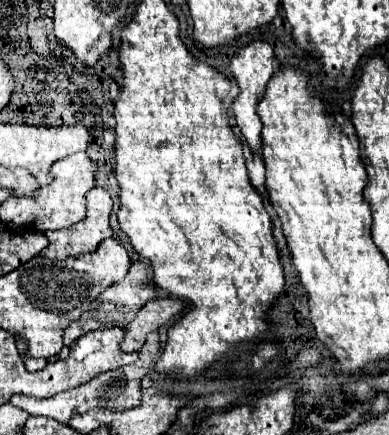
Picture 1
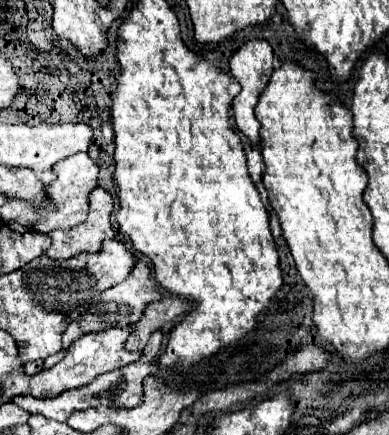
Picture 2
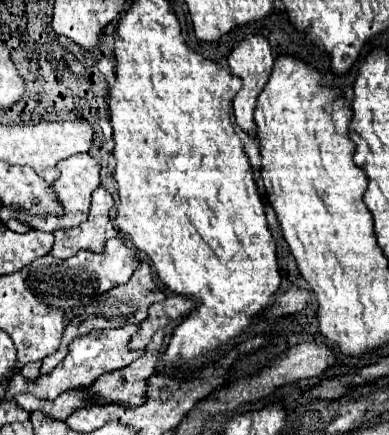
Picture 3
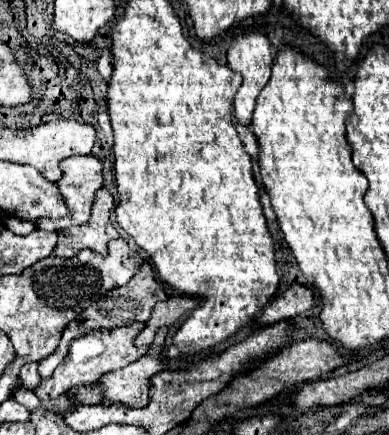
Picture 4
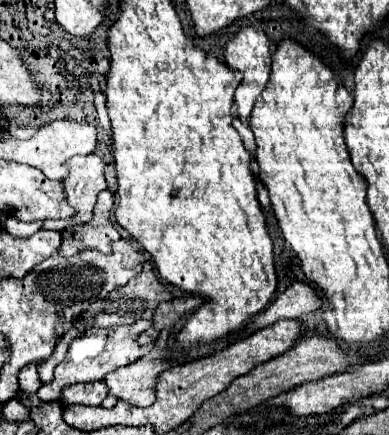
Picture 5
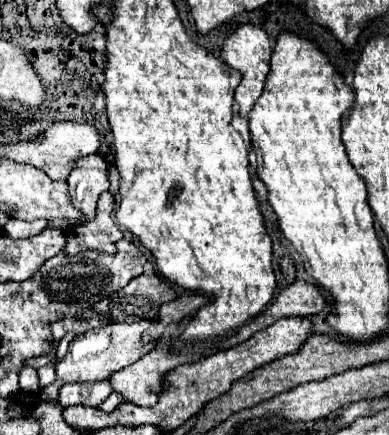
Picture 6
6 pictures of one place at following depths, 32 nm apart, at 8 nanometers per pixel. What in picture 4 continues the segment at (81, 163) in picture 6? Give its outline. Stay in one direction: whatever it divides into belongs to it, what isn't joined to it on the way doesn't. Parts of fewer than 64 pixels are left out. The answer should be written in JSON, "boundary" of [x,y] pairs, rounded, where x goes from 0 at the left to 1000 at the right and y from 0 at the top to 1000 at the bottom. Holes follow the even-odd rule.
{"boundary":[[[185,359],[159,377],[165,405],[149,418],[154,441],[180,478],[180,497],[154,506],[93,506],[98,524],[123,533],[170,529],[180,520],[216,515],[231,501],[231,483],[242,469],[242,451],[257,432],[267,432],[262,409],[262,368],[247,359]]]}

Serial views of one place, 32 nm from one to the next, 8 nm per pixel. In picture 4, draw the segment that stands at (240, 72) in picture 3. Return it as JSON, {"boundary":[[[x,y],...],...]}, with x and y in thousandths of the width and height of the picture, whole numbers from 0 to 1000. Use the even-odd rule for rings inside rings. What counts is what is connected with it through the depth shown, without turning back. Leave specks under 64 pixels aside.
{"boundary":[[[627,74],[617,78],[586,110],[581,120],[581,138],[586,138],[586,152],[607,166],[622,170],[622,198],[612,202],[607,221],[602,221],[602,248],[607,248],[607,271],[617,285],[643,285],[648,276],[648,253],[653,253],[653,239],[658,239],[658,221],[674,211],[674,202],[684,198],[689,179],[694,179],[694,156],[699,156],[704,129],[702,113],[694,97],[674,74]]]}

